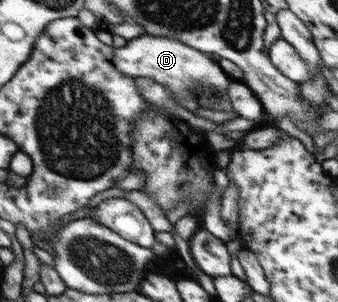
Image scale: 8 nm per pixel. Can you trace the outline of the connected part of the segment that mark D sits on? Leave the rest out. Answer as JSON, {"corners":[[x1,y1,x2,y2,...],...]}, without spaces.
{"corners":[[142,35,140,37,132,39,130,41,127,41,127,44,124,47,119,47,119,48,115,49,114,59,112,59,112,66,114,66,114,68,116,68,116,70,118,70,118,72,120,72,120,74,128,75,130,78,132,78,132,77,151,77,152,79,154,79,154,81,161,83,165,89,166,89,166,87,168,87,168,89,170,89,170,91,173,91,174,93,176,93,176,95,179,95,180,97,182,97,182,99,188,99,188,101,196,101,198,103,199,107,201,107,201,103,199,103,198,95,195,95,193,93,193,91,191,91,192,87,194,87,194,86,213,87,213,90,217,93,217,96,224,96,225,98,228,98,227,87,228,87,228,84,230,81,230,76,227,75,221,69,219,63,216,63,215,61,213,61,213,59,210,58,209,55,206,55,203,52,196,50,194,47,190,47,188,44,182,43,181,41,178,41,176,39,170,39,170,38,166,38,166,37,162,38,160,36]]}

